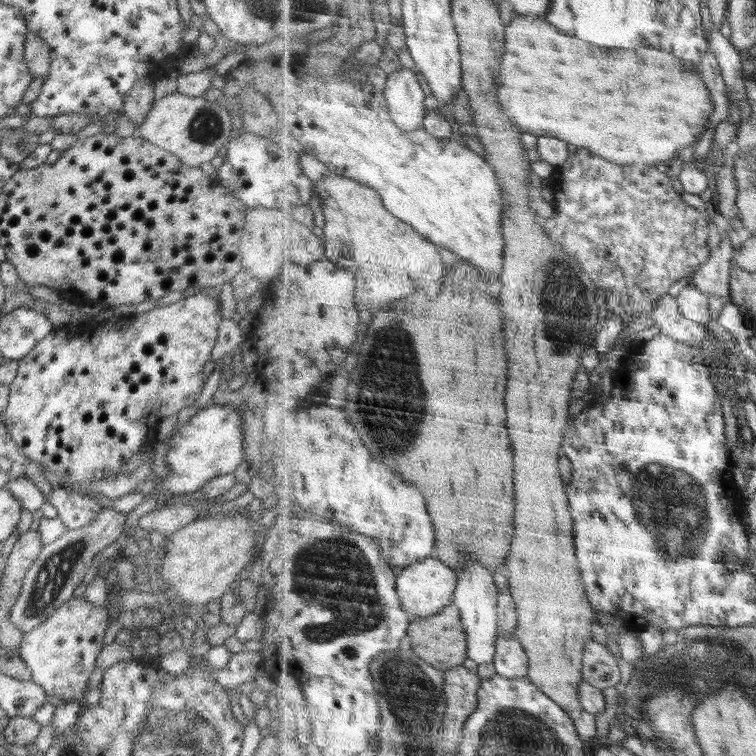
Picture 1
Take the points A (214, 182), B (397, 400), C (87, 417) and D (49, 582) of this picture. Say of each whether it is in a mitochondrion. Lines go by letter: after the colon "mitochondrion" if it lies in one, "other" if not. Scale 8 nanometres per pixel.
A: other
B: mitochondrion
C: other
D: mitochondrion

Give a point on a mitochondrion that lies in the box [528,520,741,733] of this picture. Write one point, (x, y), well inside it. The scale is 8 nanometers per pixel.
(663, 695)

